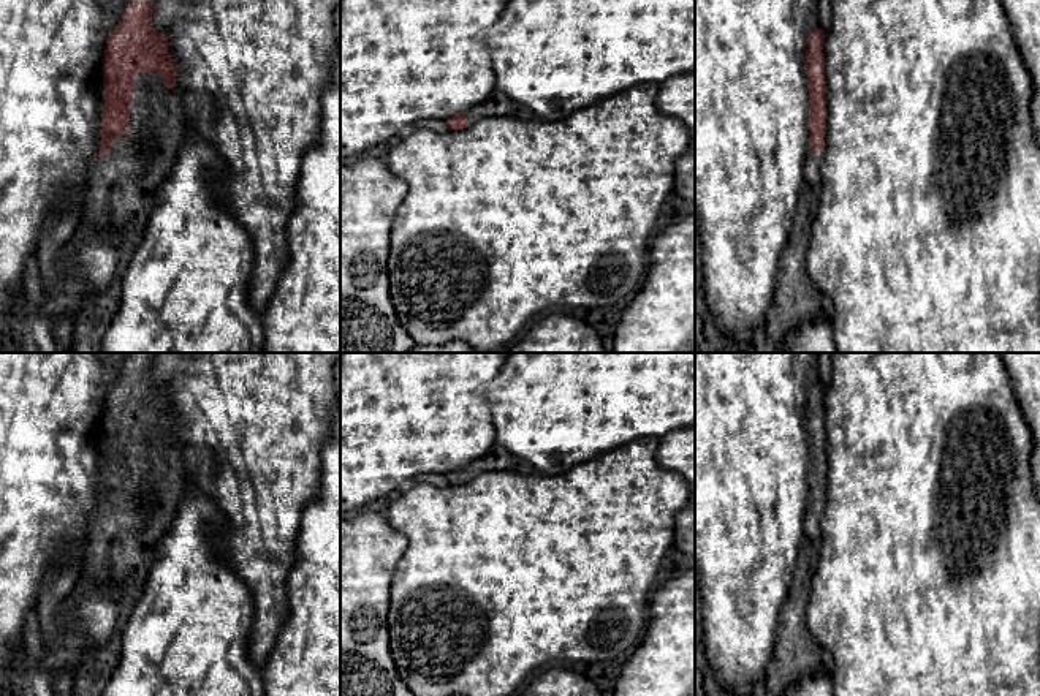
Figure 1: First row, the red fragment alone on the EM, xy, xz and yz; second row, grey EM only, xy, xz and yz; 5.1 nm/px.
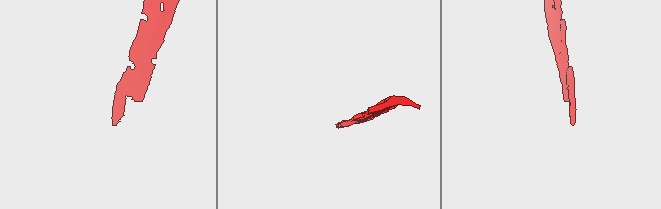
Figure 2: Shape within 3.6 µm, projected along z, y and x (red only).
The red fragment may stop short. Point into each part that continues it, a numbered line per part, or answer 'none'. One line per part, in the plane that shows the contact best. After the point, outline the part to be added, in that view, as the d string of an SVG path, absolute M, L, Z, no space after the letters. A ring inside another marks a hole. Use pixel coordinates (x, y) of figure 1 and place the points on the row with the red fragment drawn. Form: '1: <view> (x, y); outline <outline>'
1: xy (121, 196); outline M157 71L138 74L128 131L114 141L106 158L98 158L98 166L90 177L90 187L85 195L82 220L66 244L68 248L74 250L85 240L109 237L117 245L117 269L109 286L85 296L76 312L70 353L101 353L104 332L122 301L123 266L144 236L154 209L155 191L168 179L185 134L182 90L179 87L169 89Z

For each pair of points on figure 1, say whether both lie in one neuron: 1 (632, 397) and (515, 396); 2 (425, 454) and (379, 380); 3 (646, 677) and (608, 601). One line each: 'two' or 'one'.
1: one
2: one
3: two

